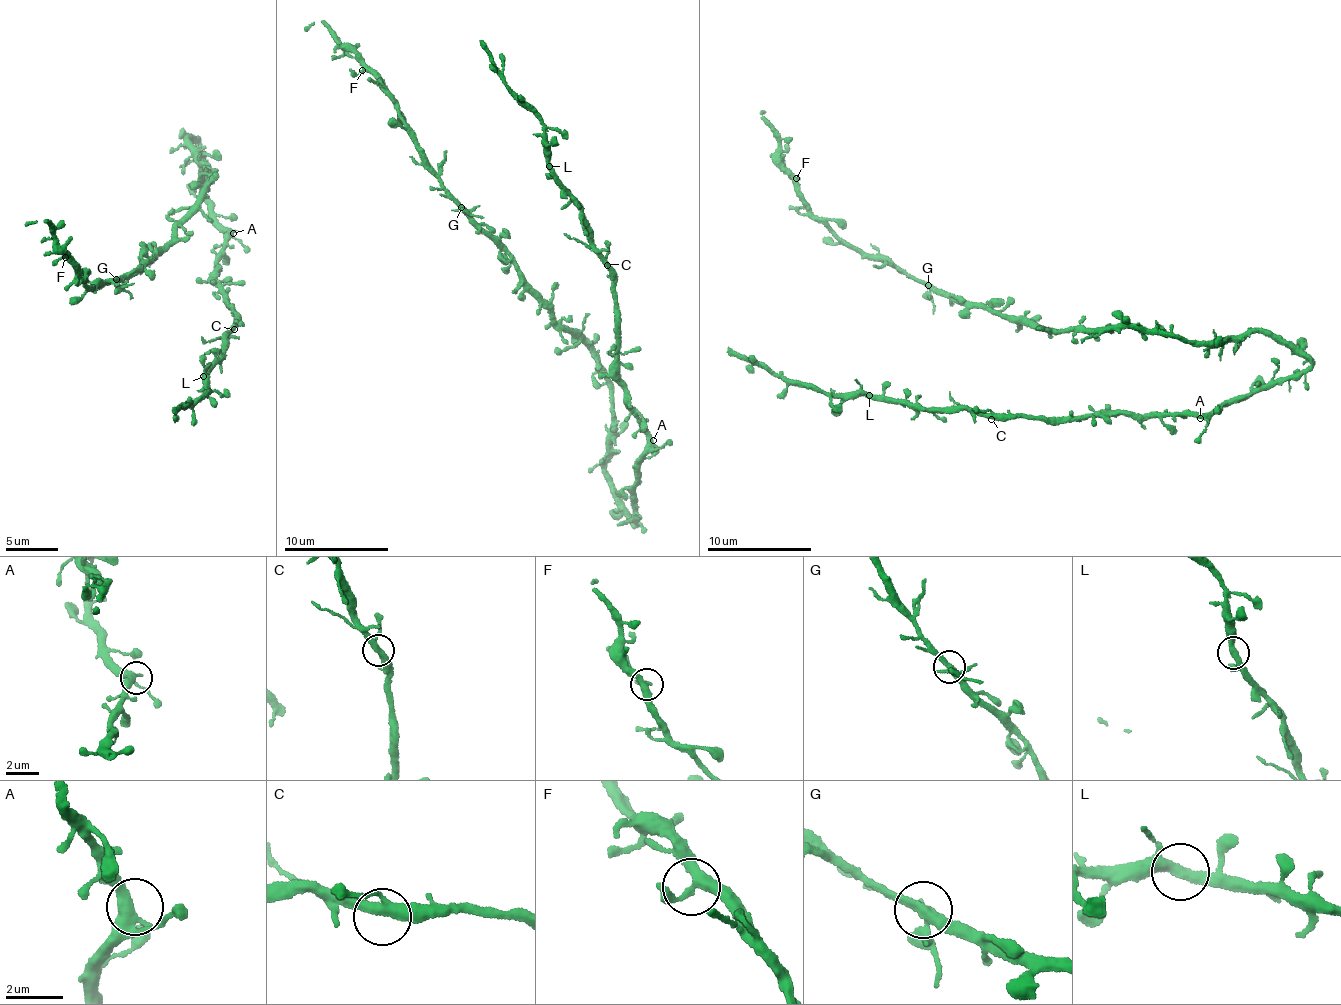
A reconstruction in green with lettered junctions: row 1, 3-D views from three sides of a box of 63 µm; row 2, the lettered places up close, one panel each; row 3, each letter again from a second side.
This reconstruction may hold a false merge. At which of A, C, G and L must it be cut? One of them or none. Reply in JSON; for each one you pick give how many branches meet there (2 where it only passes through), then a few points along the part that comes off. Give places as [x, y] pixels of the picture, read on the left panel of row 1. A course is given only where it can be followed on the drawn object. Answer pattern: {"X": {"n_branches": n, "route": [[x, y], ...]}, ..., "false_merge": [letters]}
{"false_merge": []}

